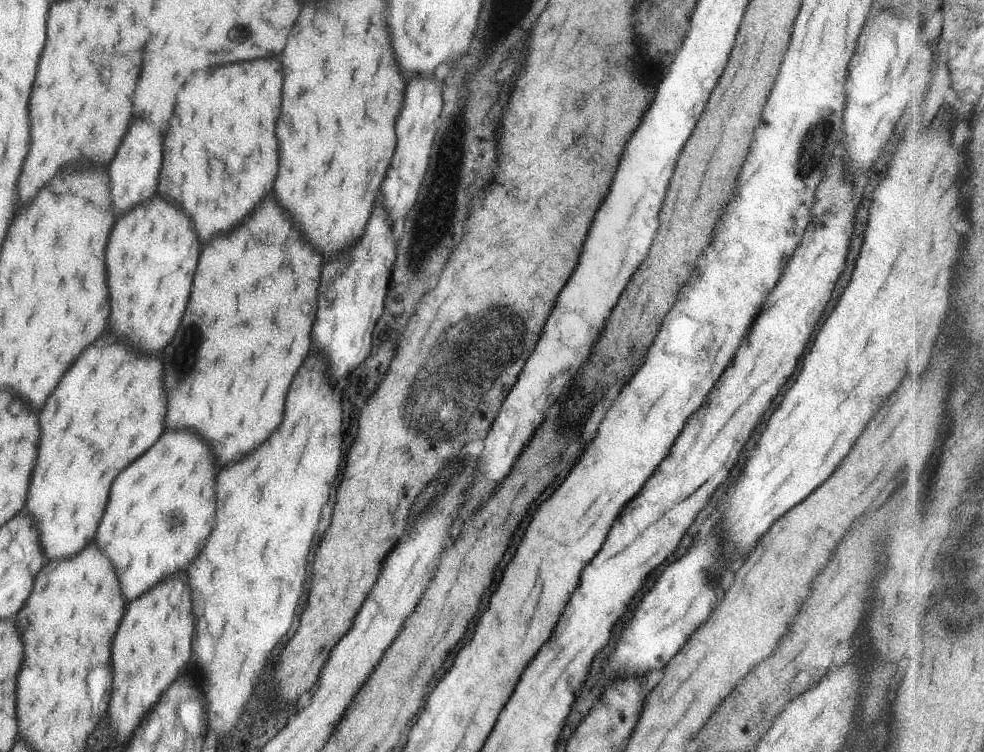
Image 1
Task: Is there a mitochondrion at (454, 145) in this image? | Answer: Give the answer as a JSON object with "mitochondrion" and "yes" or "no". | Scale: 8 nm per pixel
{"mitochondrion":"no"}

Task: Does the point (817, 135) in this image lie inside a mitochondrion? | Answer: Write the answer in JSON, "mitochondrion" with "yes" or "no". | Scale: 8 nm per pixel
{"mitochondrion":"yes"}

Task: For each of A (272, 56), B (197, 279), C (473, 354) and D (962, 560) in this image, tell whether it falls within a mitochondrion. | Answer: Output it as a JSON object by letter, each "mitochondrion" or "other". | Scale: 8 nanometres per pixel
{"A":"other","B":"other","C":"mitochondrion","D":"mitochondrion"}

